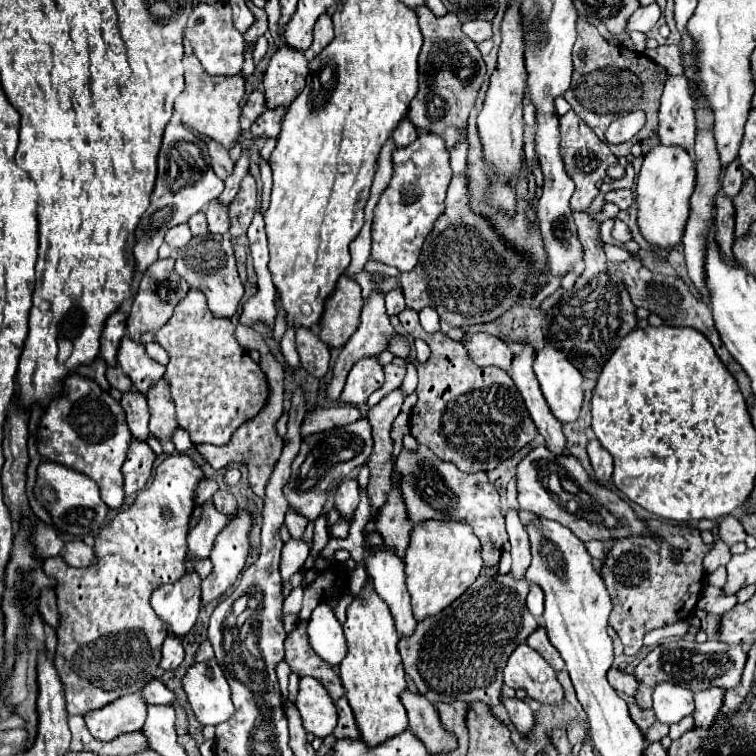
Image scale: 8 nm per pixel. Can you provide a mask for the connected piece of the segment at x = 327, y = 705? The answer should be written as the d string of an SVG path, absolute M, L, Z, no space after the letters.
M302 677L296 707L302 715L302 725L316 737L328 737L336 727L336 705L324 685L314 677Z

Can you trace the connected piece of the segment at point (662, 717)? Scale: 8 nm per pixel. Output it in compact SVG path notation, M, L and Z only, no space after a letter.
M660 683L654 689L654 713L660 723L672 725L692 715L694 697L692 691L672 683Z

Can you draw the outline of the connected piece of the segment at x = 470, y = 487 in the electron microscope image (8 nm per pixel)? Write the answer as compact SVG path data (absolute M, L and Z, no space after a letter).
M424 445L418 447L416 453L402 449L400 457L396 457L396 469L402 475L400 489L406 499L410 519L416 525L428 519L468 523L482 543L484 567L494 567L500 561L508 533L504 527L504 513L500 509L500 493L488 481L486 473L462 473L456 465L438 461L438 457L434 457L434 453Z

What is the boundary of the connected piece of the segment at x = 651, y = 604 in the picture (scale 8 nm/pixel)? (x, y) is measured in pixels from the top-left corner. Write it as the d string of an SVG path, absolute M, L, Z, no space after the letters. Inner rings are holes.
M656 519L648 521L648 527L660 541L652 537L616 539L600 573L612 597L608 623L622 639L624 655L636 655L642 649L642 639L648 631L690 617L702 593L702 559L712 549L712 545L702 543L696 527L670 525ZM676 551L682 553L680 563L674 563L672 559Z

